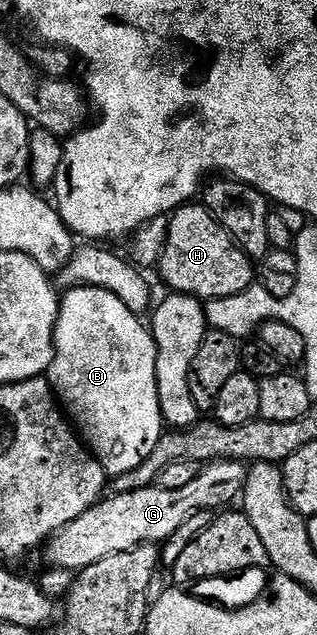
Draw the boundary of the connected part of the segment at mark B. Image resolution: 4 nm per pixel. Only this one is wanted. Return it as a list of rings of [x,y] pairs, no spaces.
[[[78,285],[60,298],[61,310],[53,332],[53,362],[47,380],[53,386],[68,420],[110,478],[135,471],[147,460],[163,432],[156,387],[156,343],[146,322],[132,313],[111,291]]]

